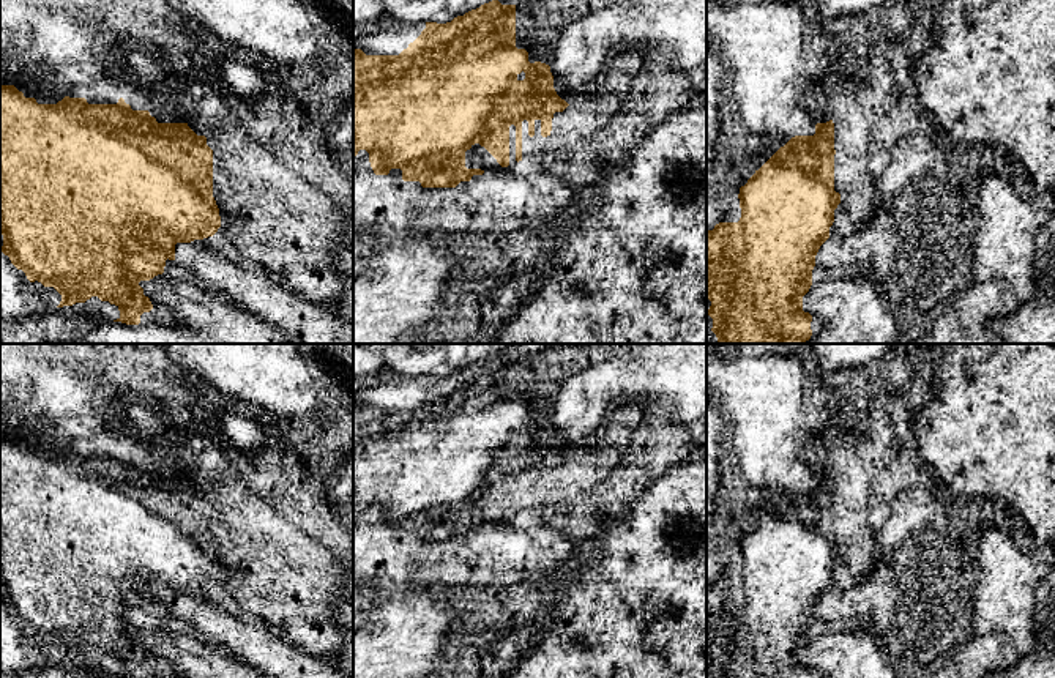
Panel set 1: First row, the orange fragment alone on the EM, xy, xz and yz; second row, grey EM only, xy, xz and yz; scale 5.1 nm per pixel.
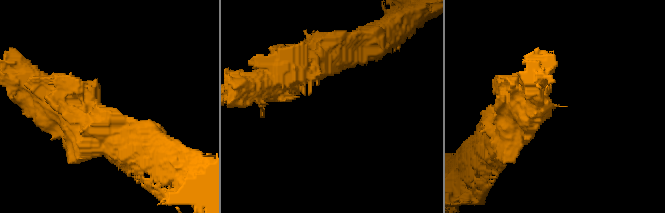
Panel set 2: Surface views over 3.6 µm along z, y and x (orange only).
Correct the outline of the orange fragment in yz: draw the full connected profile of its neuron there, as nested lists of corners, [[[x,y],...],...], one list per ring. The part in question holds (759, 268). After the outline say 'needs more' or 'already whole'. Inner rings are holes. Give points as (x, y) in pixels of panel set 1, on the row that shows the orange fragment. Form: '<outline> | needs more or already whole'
[[[834,123],[815,125],[814,136],[795,136],[740,188],[741,218],[706,230],[708,315],[718,344],[804,344],[811,339],[812,315],[803,311],[803,296],[812,285],[820,246],[829,238],[841,194],[834,191]]] | already whole

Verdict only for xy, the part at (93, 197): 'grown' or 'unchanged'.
unchanged

